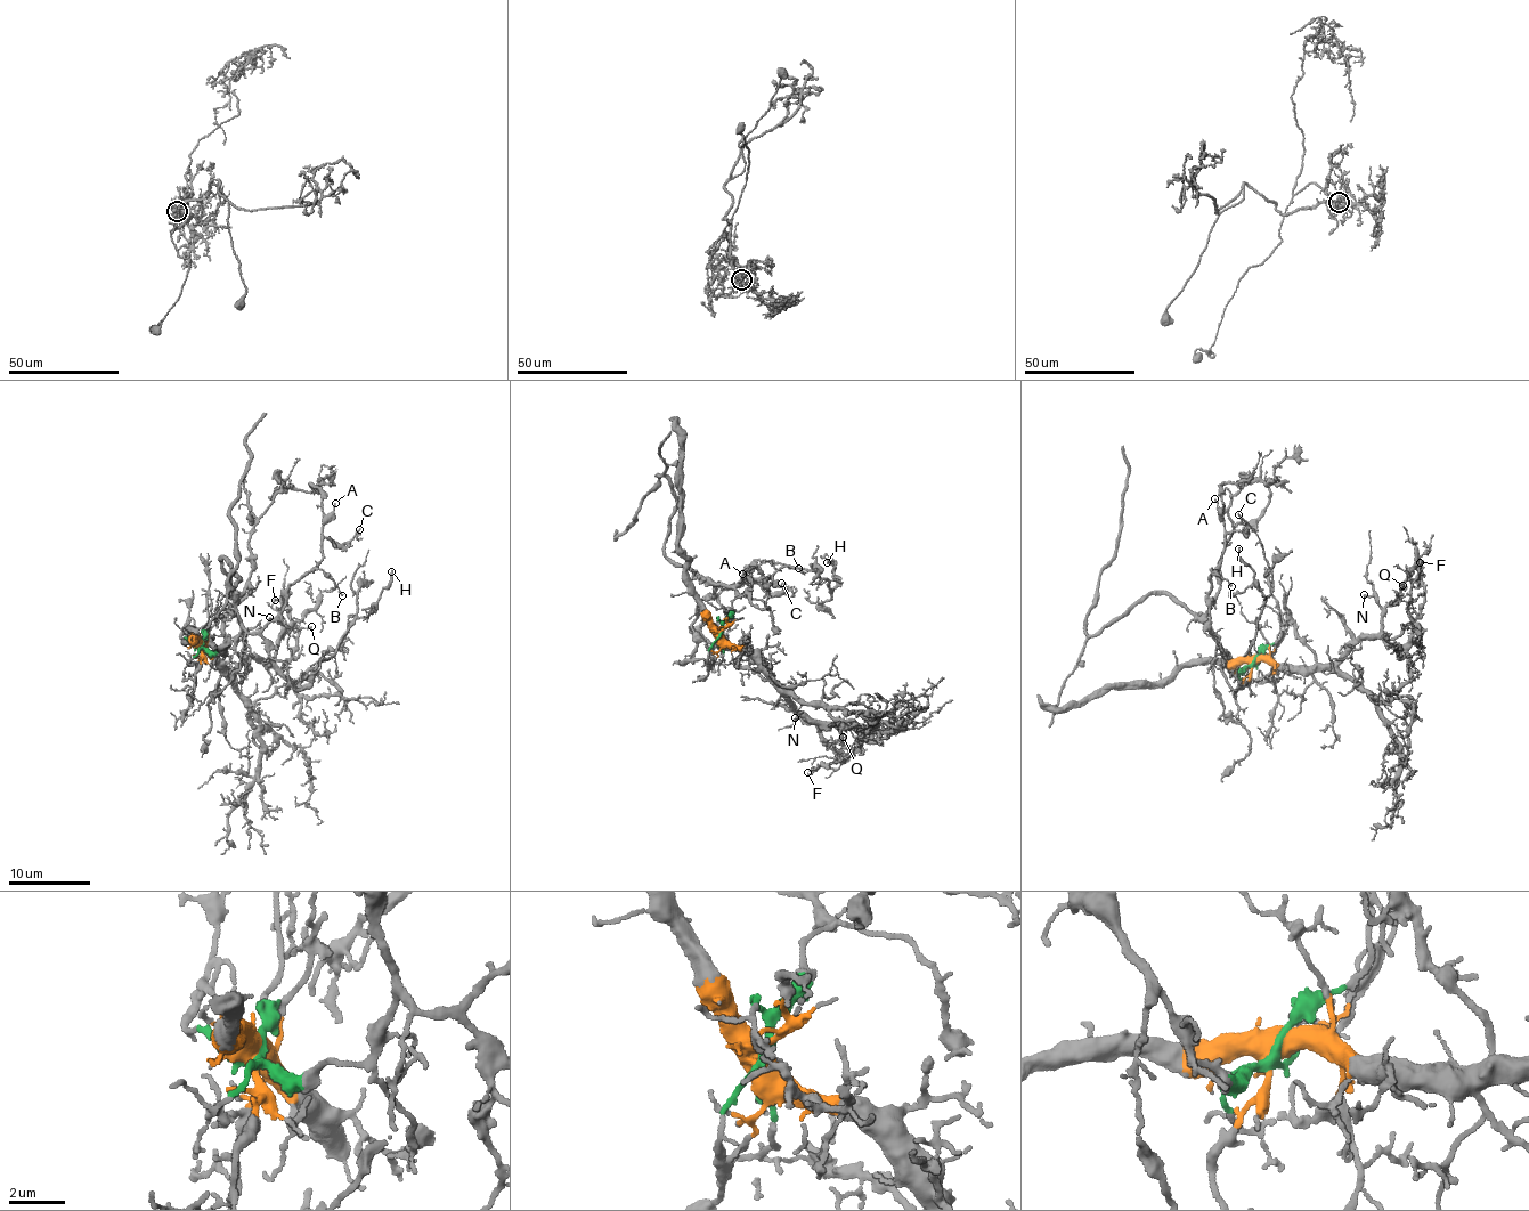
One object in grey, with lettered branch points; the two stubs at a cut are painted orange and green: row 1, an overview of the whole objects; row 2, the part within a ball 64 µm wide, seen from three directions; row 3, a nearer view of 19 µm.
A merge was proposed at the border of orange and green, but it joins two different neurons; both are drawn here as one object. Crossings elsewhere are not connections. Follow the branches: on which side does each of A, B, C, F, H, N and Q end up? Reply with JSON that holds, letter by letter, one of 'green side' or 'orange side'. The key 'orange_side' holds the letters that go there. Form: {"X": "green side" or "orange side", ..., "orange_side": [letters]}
{"A": "green side", "B": "green side", "C": "green side", "F": "orange side", "H": "green side", "N": "orange side", "Q": "orange side", "orange_side": ["F", "N", "Q"]}

